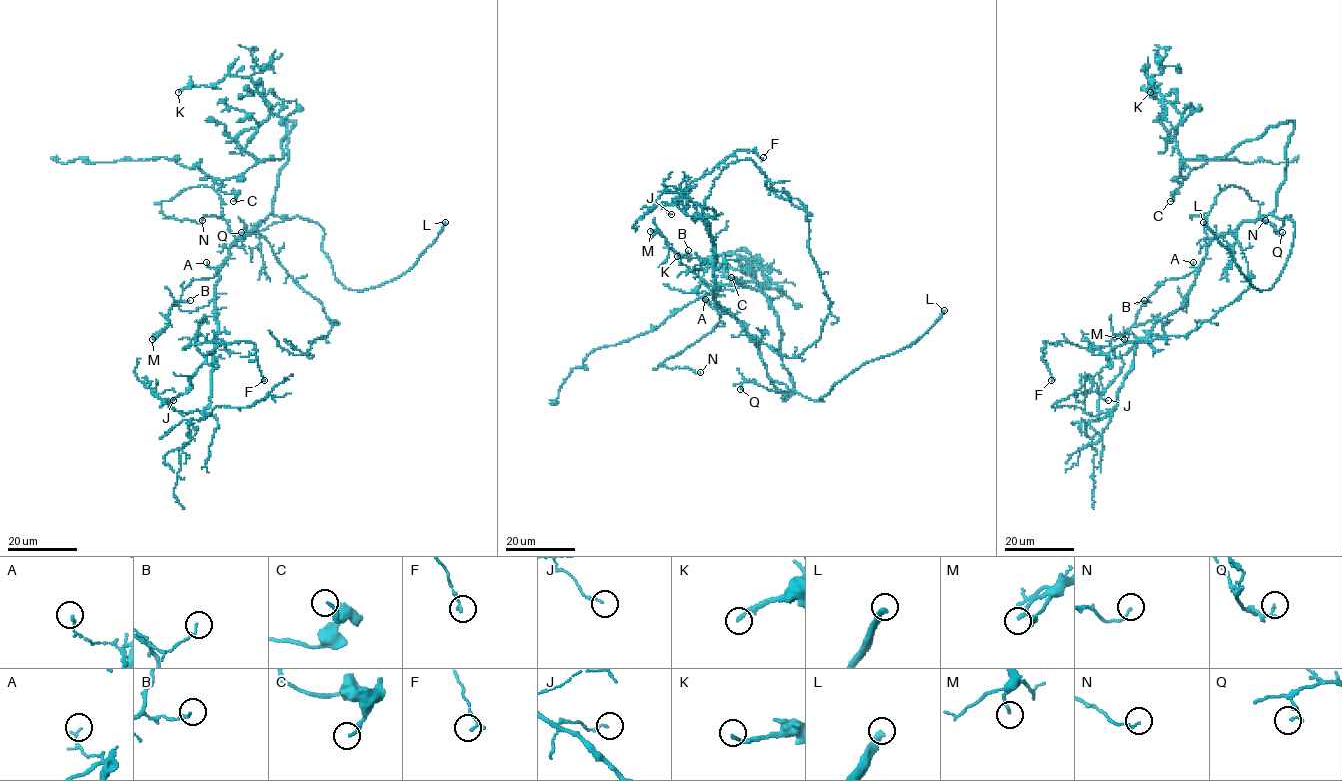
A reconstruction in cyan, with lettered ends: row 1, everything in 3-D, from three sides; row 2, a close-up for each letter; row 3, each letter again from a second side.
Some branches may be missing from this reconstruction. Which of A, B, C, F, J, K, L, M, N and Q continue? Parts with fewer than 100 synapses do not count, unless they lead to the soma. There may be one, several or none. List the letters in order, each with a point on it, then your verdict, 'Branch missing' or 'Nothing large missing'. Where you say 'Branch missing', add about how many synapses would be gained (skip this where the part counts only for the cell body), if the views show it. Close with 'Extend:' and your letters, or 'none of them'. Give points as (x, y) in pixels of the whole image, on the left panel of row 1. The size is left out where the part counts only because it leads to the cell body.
A: Place: (206, 262). Nothing large missing
B: Place: (190, 300). Nothing large missing
C: Place: (233, 201). Nothing large missing
F: Place: (264, 380). Nothing large missing
J: Place: (173, 400). Nothing large missing
K: Place: (178, 92). Nothing large missing
L: Place: (445, 222). Branch missing
M: Place: (152, 339). Nothing large missing
N: Place: (202, 220). Nothing large missing
Q: Place: (241, 232). Nothing large missing
Extend: L

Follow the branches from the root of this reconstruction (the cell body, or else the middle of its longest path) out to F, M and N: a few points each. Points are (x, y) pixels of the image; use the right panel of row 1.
F: (1280, 188), (1271, 213), (1209, 244), (1186, 302), (1125, 353), (1043, 341), (1051, 380)
M: (1280, 188), (1271, 213), (1216, 236), (1198, 268), (1166, 280), (1138, 310), (1124, 339)
N: (1280, 188), (1271, 213), (1212, 238), (1204, 230), (1215, 197), (1229, 185), (1257, 201), (1260, 219), (1265, 220)

